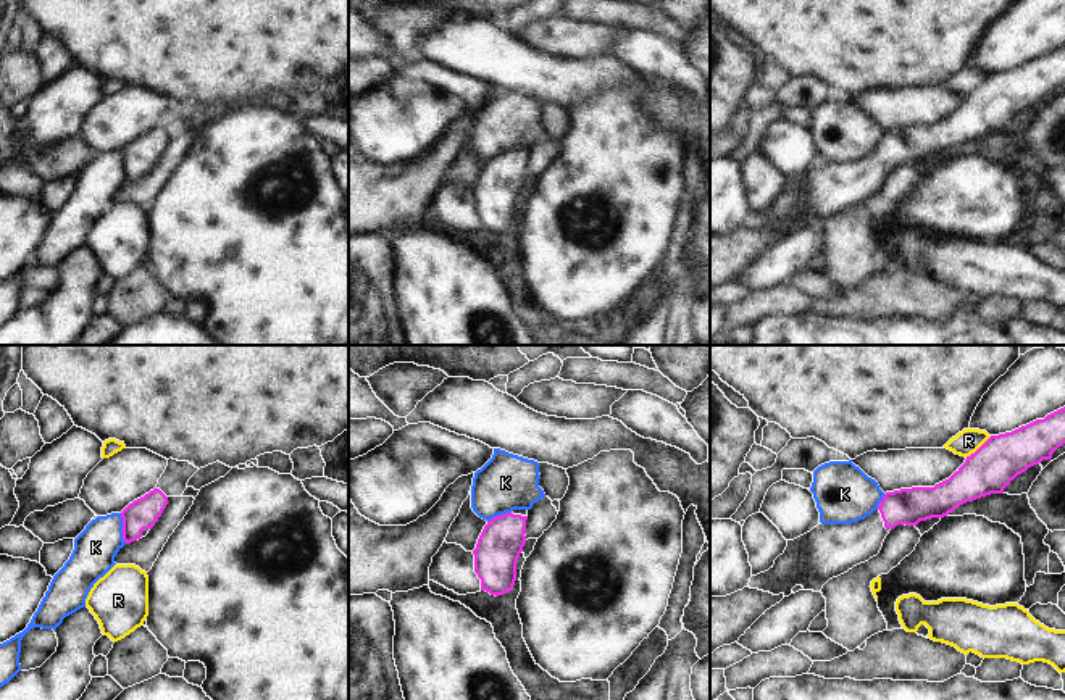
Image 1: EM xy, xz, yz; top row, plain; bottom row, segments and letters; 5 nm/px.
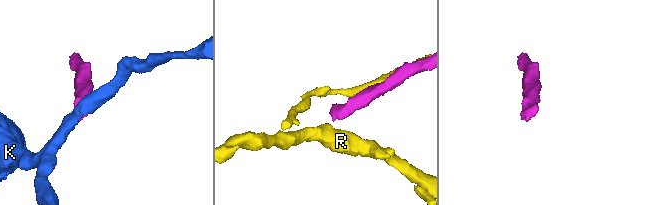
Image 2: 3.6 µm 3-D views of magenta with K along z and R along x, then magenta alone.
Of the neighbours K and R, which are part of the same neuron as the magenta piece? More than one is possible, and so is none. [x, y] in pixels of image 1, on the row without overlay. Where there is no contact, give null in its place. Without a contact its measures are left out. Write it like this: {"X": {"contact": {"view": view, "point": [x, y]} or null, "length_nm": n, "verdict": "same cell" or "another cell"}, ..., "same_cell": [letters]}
{"K": {"contact": {"view": "xy", "point": [123, 166]}, "length_nm": 160, "verdict": "another cell"}, "R": {"contact": {"view": "yz", "point": [980, 86]}, "length_nm": 170, "verdict": "another cell"}, "same_cell": []}

